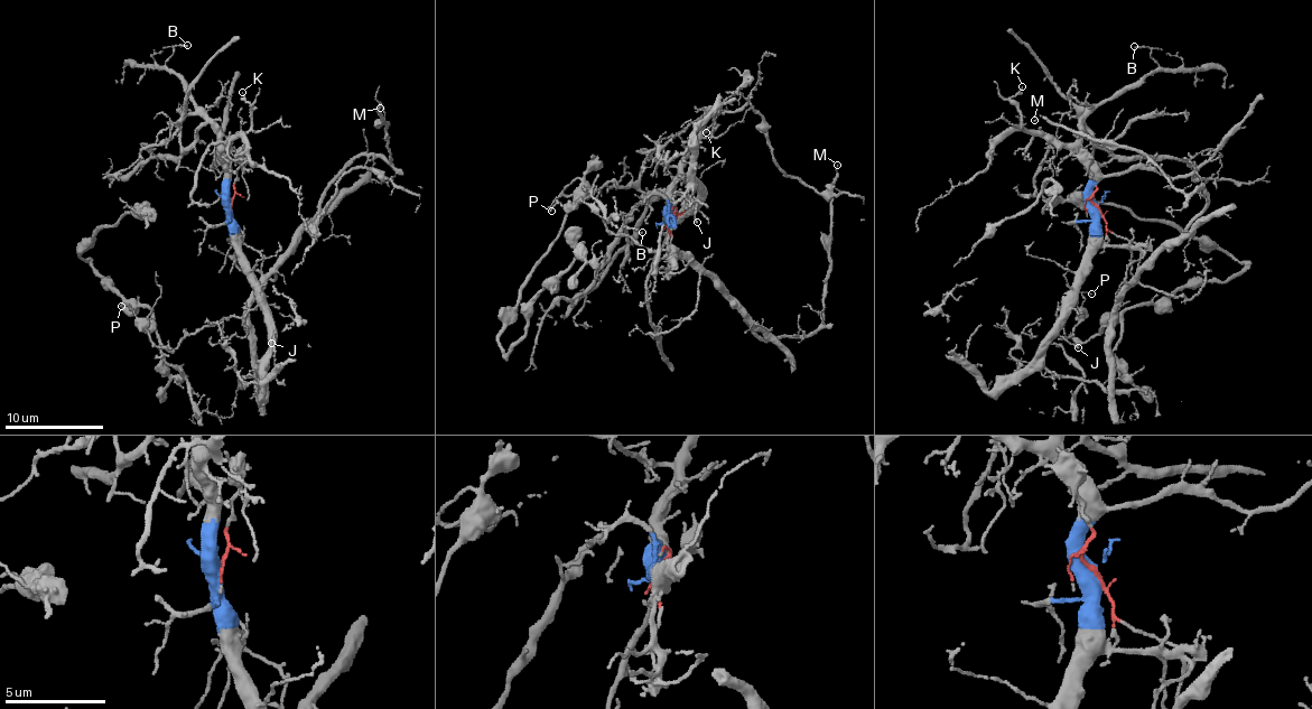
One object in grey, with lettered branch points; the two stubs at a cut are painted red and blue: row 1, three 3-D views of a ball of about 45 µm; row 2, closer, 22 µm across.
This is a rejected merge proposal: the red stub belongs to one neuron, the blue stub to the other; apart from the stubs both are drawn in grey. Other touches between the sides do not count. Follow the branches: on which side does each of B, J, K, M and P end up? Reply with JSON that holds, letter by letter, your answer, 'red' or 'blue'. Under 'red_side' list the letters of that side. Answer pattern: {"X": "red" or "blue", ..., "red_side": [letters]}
{"B": "blue", "J": "blue", "K": "blue", "M": "red", "P": "red", "red_side": ["M", "P"]}

